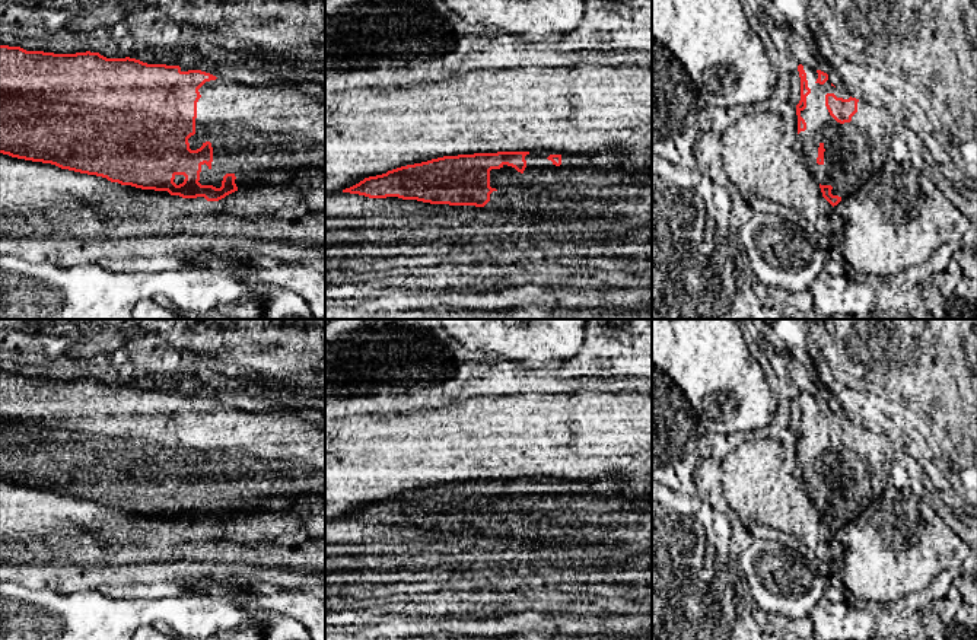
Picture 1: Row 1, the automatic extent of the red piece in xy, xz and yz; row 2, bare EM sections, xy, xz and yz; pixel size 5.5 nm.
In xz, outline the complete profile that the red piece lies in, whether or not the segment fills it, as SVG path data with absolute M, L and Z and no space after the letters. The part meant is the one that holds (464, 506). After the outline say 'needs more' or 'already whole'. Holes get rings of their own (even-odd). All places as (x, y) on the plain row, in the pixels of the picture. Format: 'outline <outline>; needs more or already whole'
outline M652 481L443 483L365 504L343 519L516 536L547 545L608 541L642 553L652 550Z; needs more

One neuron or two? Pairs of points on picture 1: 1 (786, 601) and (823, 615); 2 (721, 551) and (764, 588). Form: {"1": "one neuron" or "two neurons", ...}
{"1": "two neurons", "2": "two neurons"}

